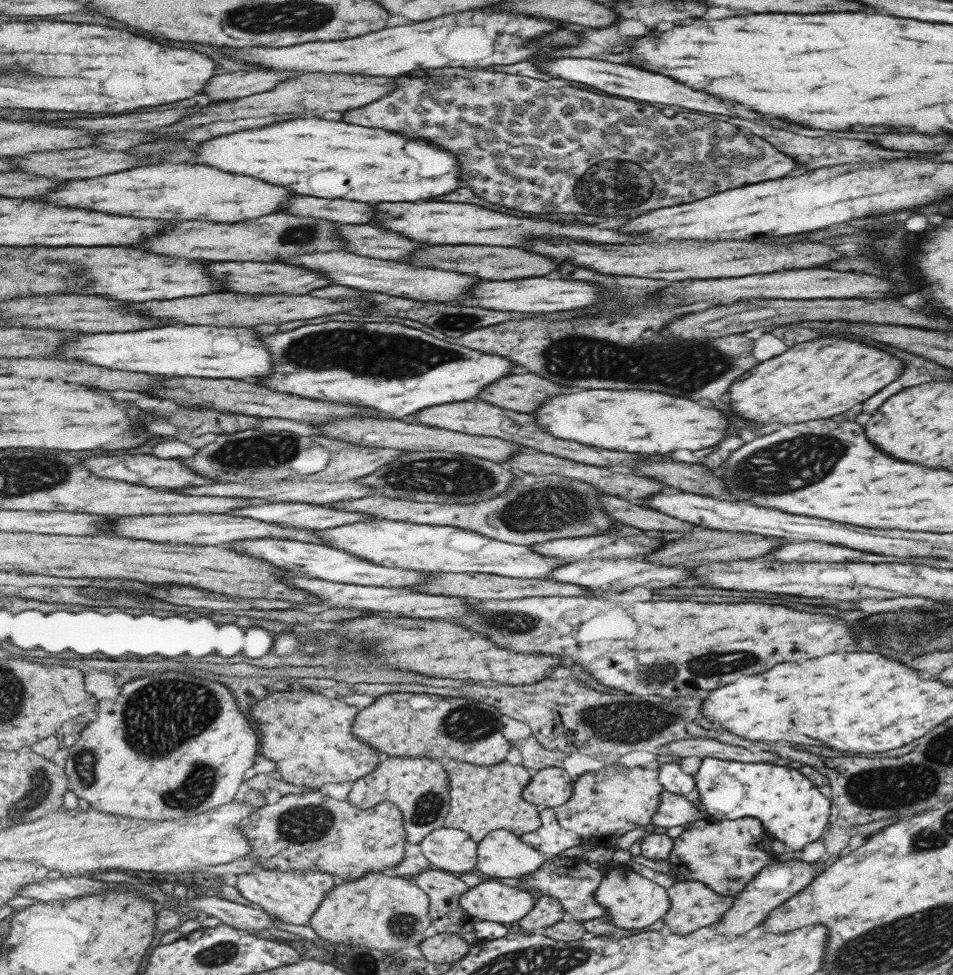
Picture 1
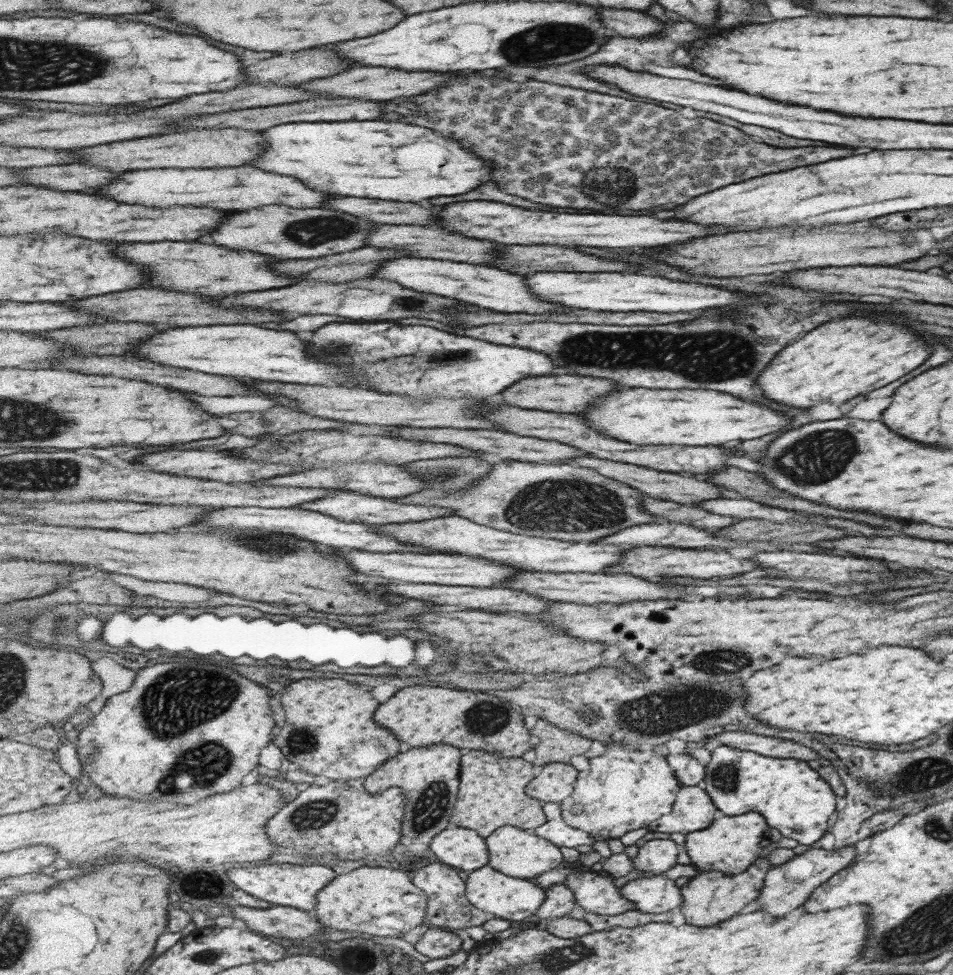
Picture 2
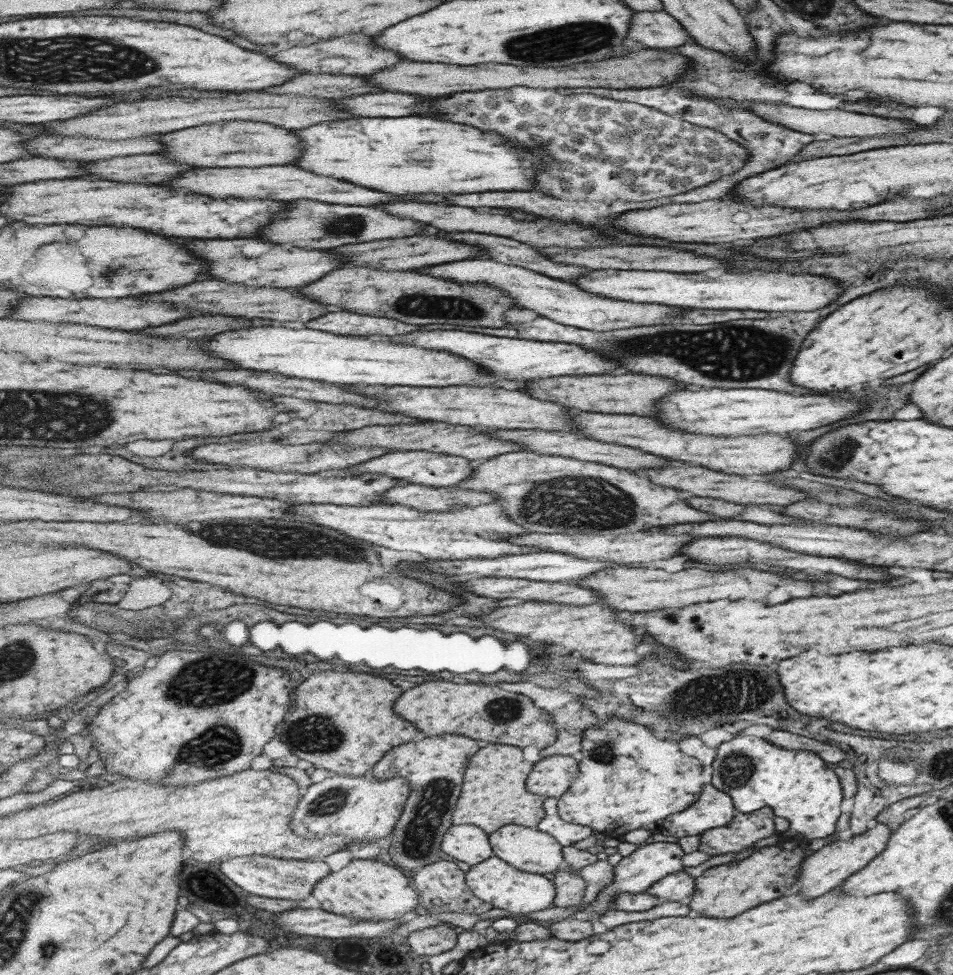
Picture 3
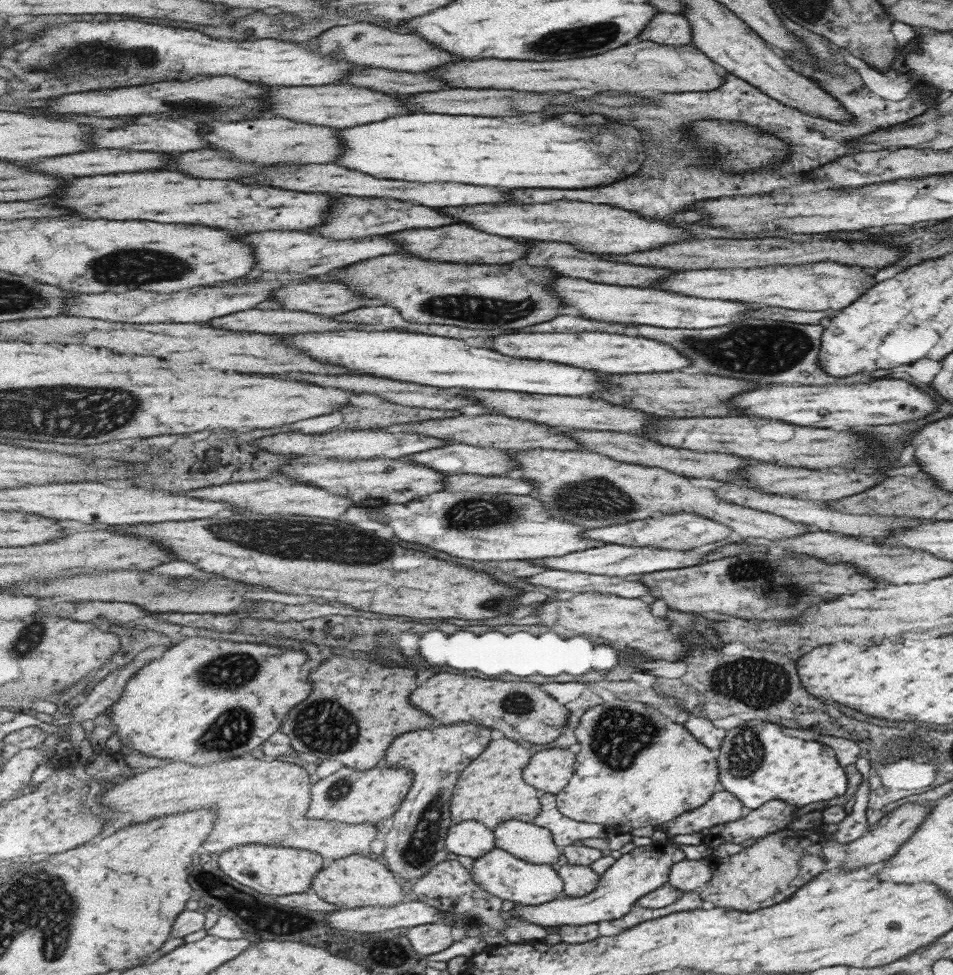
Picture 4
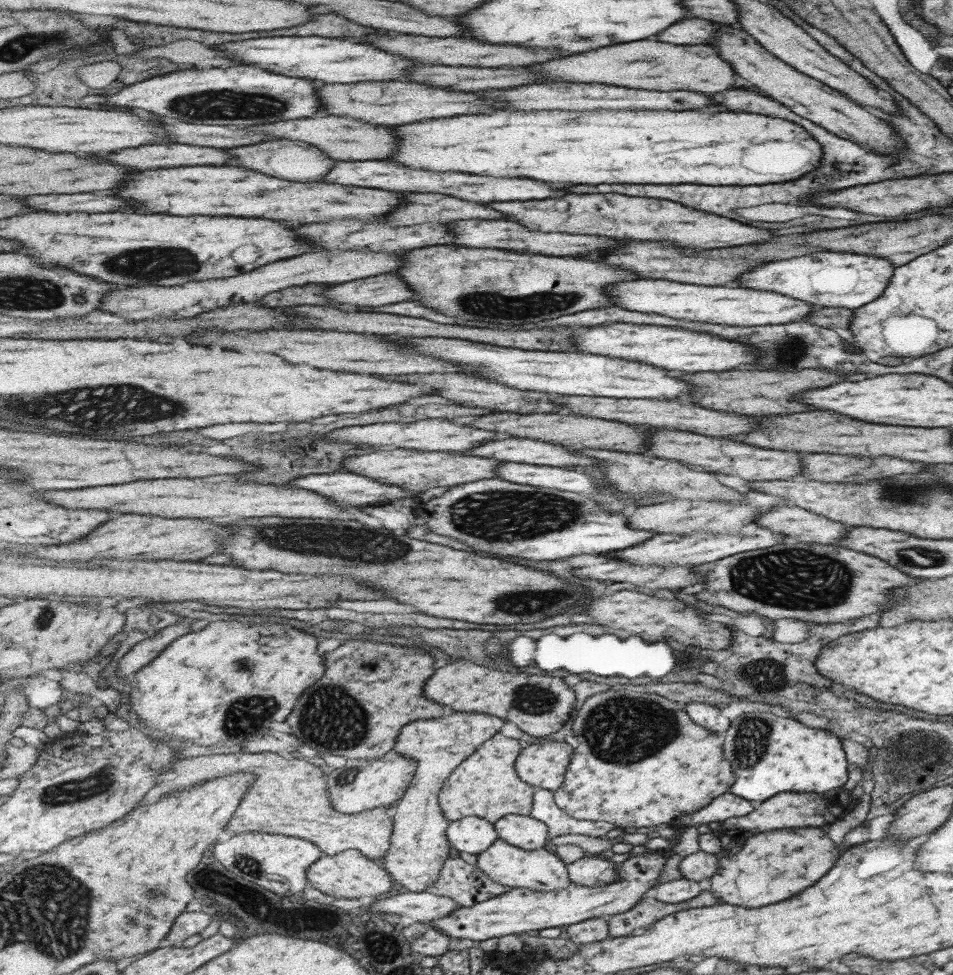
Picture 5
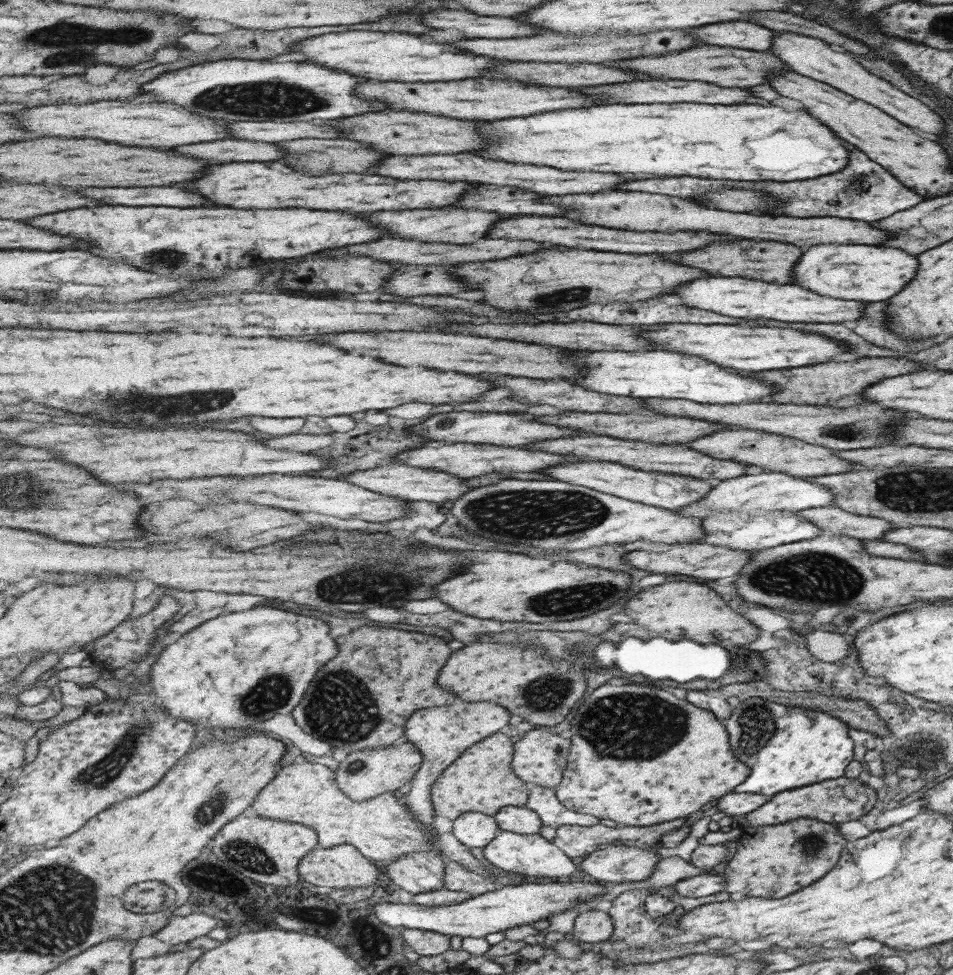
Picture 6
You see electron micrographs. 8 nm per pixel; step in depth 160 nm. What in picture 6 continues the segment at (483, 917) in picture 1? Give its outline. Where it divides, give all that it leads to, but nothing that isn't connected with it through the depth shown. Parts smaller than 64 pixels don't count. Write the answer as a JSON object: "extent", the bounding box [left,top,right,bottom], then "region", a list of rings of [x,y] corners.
{"extent":[482,830,575,880],"region":[[[501,830],[498,837],[482,852],[484,858],[497,868],[506,872],[519,874],[519,876],[551,878],[551,880],[573,879],[575,864],[570,855],[557,846],[553,840],[543,838],[541,834],[517,834],[511,830]]]}

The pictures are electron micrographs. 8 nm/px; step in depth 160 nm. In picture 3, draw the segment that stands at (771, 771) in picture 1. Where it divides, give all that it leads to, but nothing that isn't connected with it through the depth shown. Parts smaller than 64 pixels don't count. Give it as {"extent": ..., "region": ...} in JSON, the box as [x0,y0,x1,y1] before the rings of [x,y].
{"extent":[710,736,841,840],"region":[[[735,736],[715,748],[710,764],[710,784],[731,797],[739,813],[769,807],[774,816],[786,818],[788,828],[781,834],[807,840],[825,838],[833,833],[840,812],[841,787],[832,766],[807,750],[785,750],[755,736]]]}

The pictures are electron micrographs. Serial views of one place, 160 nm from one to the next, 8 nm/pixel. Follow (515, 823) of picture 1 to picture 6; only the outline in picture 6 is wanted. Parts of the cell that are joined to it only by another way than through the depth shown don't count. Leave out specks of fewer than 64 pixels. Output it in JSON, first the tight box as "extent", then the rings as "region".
{"extent":[433,732,532,822],"region":[[[501,732],[484,738],[467,749],[463,756],[435,781],[433,799],[437,814],[454,822],[466,812],[497,816],[505,806],[526,806],[530,800],[532,784],[526,783],[515,774],[514,754],[514,743],[507,734]]]}

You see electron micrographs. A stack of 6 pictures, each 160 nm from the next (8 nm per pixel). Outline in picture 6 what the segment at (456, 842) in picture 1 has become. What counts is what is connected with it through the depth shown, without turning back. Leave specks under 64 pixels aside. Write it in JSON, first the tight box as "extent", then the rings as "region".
{"extent":[452,812,498,848],"region":[[[466,812],[452,822],[454,835],[470,848],[485,848],[498,837],[497,818],[481,812]]]}

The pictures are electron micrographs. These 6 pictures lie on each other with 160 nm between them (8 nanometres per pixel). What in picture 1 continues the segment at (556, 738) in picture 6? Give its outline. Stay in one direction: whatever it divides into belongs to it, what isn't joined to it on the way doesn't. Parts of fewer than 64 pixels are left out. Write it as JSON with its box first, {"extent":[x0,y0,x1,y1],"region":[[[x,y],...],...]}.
{"extent":[524,767,573,808],"region":[[[562,767],[545,768],[534,772],[524,798],[540,808],[563,806],[573,796],[573,784],[573,778]]]}

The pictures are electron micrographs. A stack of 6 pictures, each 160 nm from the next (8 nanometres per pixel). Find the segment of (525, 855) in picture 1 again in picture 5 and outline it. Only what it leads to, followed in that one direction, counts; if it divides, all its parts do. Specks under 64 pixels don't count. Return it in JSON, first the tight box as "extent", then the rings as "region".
{"extent":[494,814,550,850],"region":[[[509,814],[494,825],[500,840],[523,850],[543,848],[550,839],[550,826],[531,815]]]}

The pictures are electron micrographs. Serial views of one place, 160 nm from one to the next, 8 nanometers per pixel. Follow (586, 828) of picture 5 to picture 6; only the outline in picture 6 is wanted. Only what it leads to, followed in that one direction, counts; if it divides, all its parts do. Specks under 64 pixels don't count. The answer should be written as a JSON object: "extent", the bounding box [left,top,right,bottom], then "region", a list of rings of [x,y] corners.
{"extent":[527,785,600,829],"region":[[[532,785],[527,808],[534,810],[542,818],[545,826],[557,829],[570,824],[571,826],[595,826],[600,818],[592,814],[583,814],[569,810],[559,799],[557,790],[545,786]]]}

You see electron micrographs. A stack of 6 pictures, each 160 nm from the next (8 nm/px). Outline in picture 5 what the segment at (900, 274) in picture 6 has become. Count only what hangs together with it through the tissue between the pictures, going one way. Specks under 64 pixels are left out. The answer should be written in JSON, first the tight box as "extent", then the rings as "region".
{"extent":[727,250,894,309],"region":[[[819,250],[815,254],[799,255],[783,262],[768,262],[742,272],[727,286],[746,287],[751,290],[771,290],[807,304],[825,308],[858,309],[875,300],[883,292],[894,267],[878,255],[841,254],[838,251]]]}

